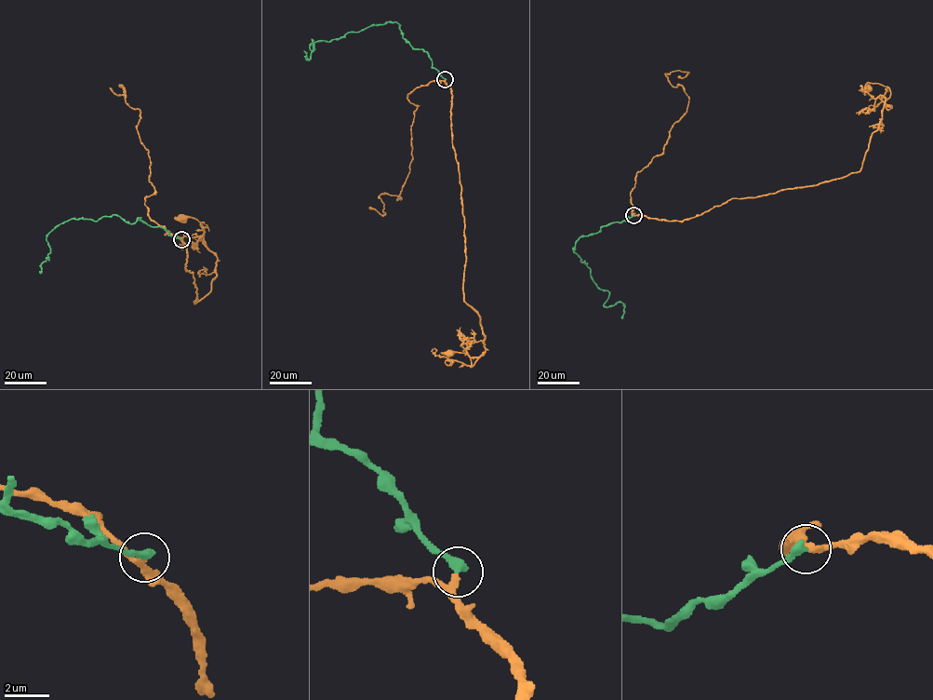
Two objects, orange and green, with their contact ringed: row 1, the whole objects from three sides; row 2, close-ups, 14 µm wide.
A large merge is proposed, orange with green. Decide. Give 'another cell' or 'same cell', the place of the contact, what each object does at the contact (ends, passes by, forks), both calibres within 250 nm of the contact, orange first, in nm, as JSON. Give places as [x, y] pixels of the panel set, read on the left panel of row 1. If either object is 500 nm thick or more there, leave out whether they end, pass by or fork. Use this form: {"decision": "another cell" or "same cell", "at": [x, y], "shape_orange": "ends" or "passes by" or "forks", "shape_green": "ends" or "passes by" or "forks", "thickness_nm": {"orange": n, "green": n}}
{"decision": "same cell", "at": [181, 239], "shape_orange": "passes by", "shape_green": "ends", "thickness_nm": {"orange": 190, "green": 380}}

